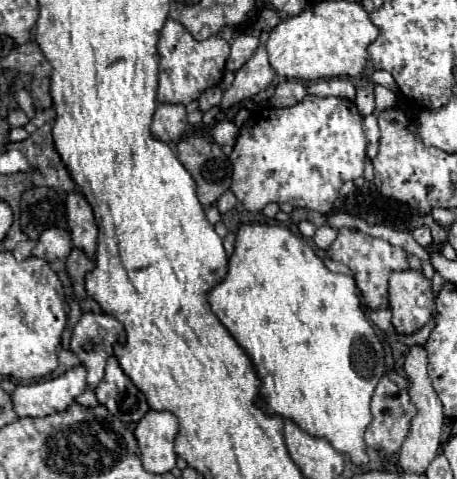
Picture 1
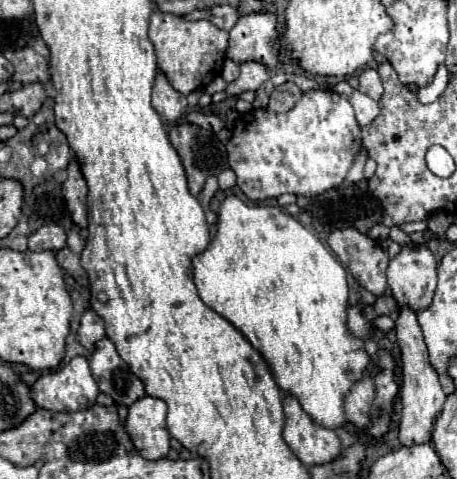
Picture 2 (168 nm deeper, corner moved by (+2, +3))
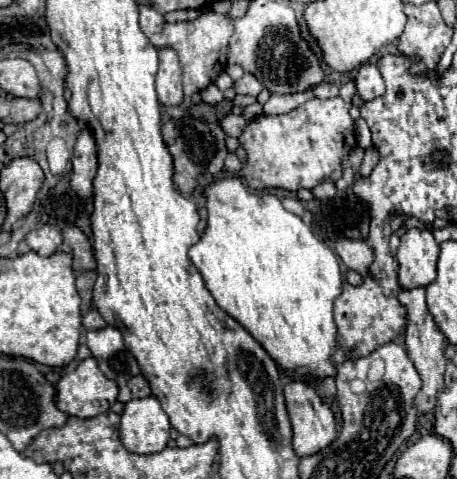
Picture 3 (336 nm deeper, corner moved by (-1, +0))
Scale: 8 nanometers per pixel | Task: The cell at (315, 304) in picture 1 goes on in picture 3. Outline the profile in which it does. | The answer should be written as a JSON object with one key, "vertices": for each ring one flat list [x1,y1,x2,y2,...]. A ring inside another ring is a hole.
{"vertices":[[224,177,204,187,208,221,200,241,190,247,190,259,202,273,216,303,234,317,290,377,334,377,332,353,336,351,336,325,332,319,334,299,342,293,342,273,336,253,314,237,310,227,286,211,272,193,252,191,240,177]]}

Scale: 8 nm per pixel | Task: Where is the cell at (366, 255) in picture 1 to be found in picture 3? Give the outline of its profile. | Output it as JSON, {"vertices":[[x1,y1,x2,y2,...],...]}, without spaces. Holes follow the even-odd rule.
{"vertices":[[340,239,336,243,336,253,344,261,348,269,358,271,362,277,368,275,368,267,372,263,372,249,364,241,352,241,352,239]]}

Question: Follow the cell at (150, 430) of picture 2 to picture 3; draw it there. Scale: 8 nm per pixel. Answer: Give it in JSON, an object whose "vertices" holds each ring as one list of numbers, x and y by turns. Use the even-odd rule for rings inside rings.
{"vertices":[[152,395,126,403,118,431,122,445,140,455,162,451,170,439,168,415]]}

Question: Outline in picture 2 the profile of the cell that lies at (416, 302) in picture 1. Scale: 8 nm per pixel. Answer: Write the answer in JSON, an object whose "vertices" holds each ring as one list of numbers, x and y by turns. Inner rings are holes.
{"vertices":[[403,246,399,256,391,258,387,284,399,308,409,306,413,312,421,312,431,306,437,286,435,268,435,258,427,246,417,246,417,250]]}

